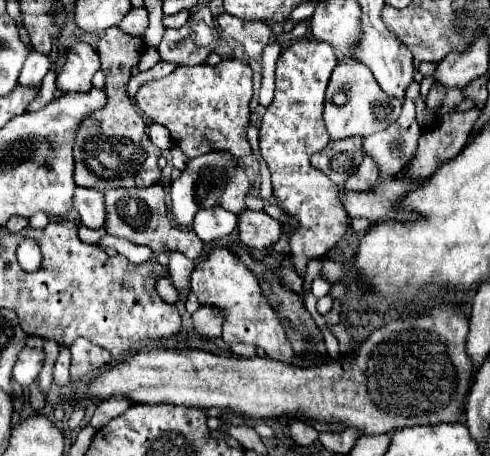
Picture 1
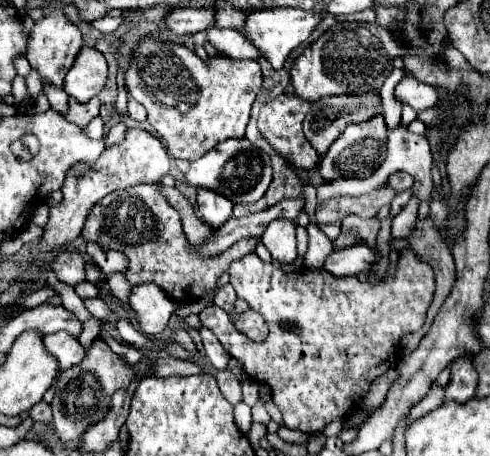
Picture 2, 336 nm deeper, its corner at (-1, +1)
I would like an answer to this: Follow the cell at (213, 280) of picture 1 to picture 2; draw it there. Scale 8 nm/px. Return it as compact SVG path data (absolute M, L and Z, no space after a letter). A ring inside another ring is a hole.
M402 249L398 255L398 267L394 275L382 277L378 283L358 281L358 277L328 277L322 271L284 273L272 263L264 263L256 253L248 253L234 261L230 267L230 283L238 297L246 299L248 305L262 313L270 325L266 341L252 341L230 323L228 313L212 305L200 313L200 321L210 329L222 347L244 365L244 371L256 381L270 387L272 401L278 405L286 427L304 433L320 433L328 423L338 417L346 417L348 411L358 409L366 397L370 383L386 373L398 359L398 345L406 333L420 331L426 319L426 311L434 295L434 273L432 267L420 261L410 249Z

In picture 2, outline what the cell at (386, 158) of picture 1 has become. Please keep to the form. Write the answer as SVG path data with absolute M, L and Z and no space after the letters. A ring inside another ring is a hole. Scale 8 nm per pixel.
M392 175L390 179L388 179L388 185L392 187L392 189L396 189L398 193L402 193L402 191L406 191L406 189L410 189L412 187L412 177L402 177L402 175Z

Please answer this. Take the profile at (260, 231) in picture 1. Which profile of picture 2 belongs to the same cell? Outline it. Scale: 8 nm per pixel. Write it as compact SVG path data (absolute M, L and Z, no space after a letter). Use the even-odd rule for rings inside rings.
M274 219L266 227L266 231L262 233L260 241L266 245L272 259L276 259L280 263L292 263L298 257L298 253L296 253L296 227L292 221Z

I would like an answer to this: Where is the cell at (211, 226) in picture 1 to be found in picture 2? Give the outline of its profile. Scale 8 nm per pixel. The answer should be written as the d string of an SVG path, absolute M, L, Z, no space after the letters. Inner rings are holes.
M198 189L198 211L204 217L204 221L216 229L220 227L230 215L234 203L226 197L220 197L220 193L212 193L210 189Z

